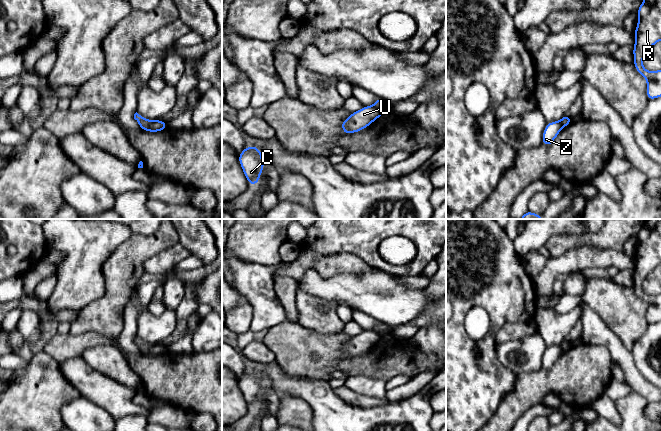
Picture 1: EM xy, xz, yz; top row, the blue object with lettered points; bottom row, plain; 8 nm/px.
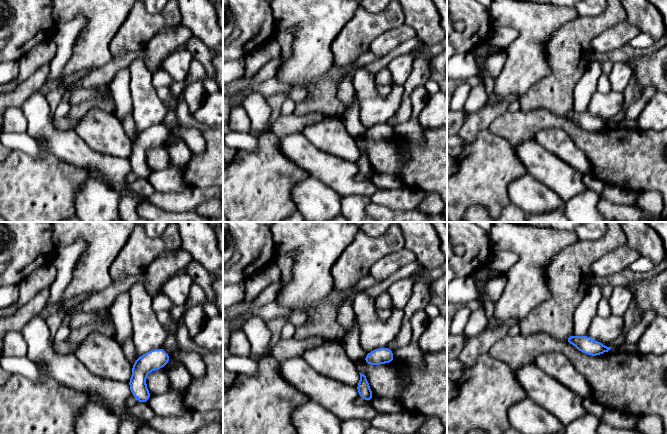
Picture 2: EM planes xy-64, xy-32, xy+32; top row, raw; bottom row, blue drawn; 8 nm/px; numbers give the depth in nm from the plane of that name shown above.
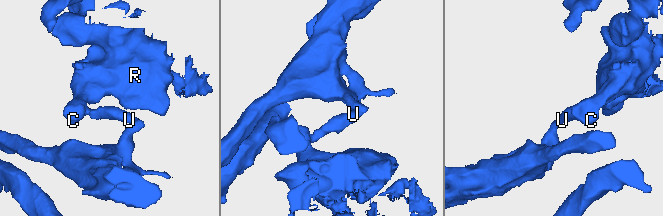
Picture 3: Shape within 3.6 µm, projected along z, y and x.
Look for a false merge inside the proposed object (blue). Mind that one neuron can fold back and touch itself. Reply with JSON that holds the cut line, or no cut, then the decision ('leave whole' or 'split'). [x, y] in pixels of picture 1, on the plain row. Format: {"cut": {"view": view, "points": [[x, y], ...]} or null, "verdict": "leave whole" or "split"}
{"cut": {"view": "xy", "points": [[152, 345], [143, 353]]}, "verdict": "split"}

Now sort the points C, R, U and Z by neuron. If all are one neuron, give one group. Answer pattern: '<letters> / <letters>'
C R U / Z

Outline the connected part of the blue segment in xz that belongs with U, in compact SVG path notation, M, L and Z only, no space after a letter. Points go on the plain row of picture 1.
M364 330L360 334L353 336L341 347L344 358L359 356L368 351L372 346L381 340L382 336L371 330Z

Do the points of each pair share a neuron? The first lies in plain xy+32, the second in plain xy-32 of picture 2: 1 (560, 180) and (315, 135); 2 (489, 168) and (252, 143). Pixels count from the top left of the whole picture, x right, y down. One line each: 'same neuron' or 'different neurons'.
1: different neurons
2: different neurons

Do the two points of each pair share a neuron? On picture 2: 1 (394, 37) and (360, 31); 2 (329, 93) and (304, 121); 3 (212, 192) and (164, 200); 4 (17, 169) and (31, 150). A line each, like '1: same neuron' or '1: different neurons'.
1: different neurons
2: different neurons
3: same neuron
4: different neurons

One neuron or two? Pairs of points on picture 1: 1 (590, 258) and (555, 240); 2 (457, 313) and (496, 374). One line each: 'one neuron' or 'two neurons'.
1: two neurons
2: one neuron

